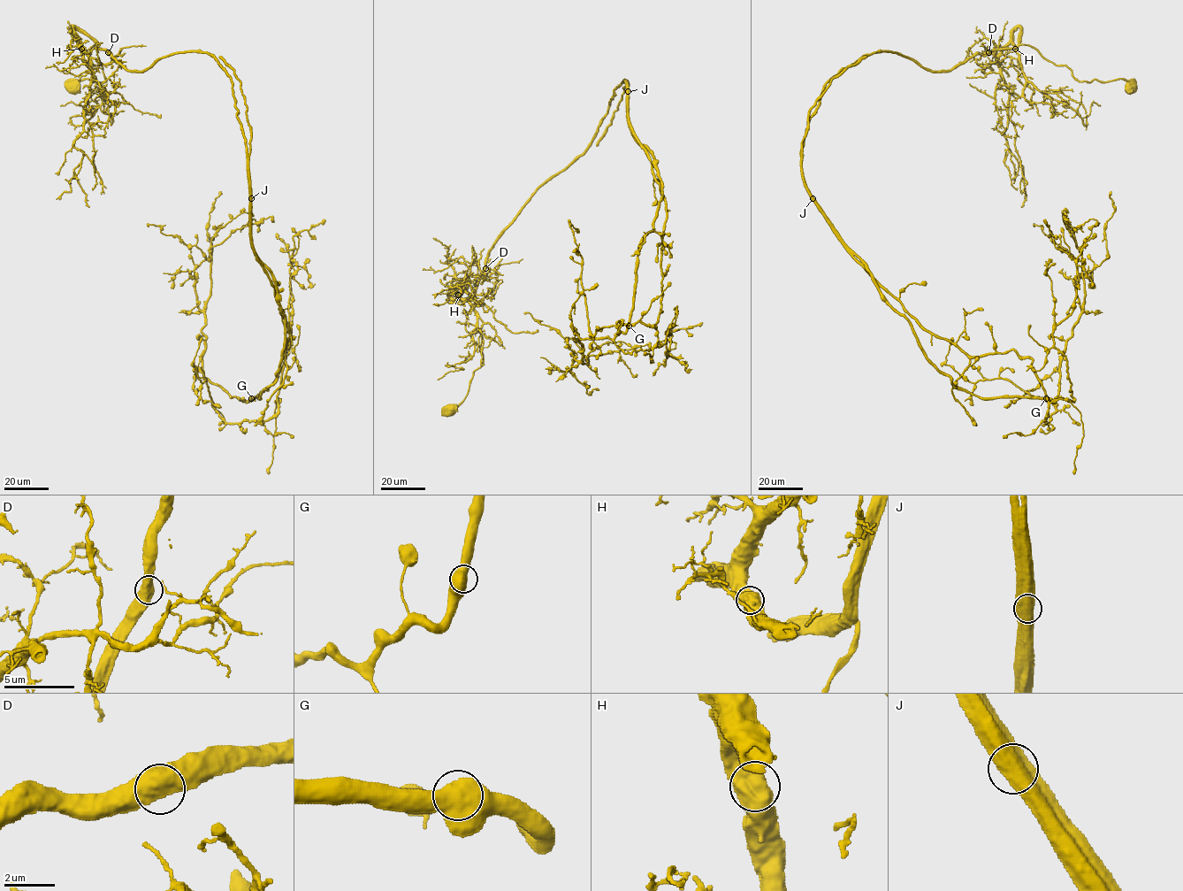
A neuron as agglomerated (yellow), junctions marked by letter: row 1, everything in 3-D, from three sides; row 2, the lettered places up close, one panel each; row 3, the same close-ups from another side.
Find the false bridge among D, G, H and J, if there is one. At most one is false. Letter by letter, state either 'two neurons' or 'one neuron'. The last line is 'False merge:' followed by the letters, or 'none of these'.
D: one neuron
G: one neuron
H: one neuron
J: two neurons
False merge: J

